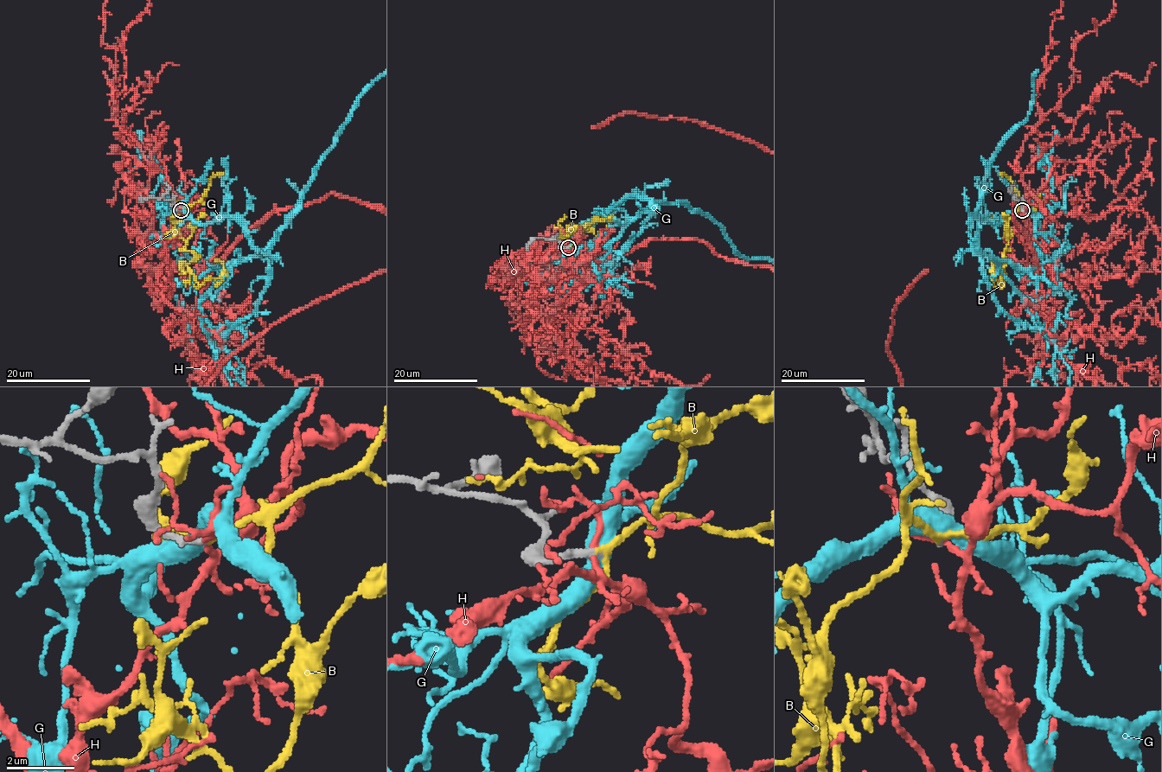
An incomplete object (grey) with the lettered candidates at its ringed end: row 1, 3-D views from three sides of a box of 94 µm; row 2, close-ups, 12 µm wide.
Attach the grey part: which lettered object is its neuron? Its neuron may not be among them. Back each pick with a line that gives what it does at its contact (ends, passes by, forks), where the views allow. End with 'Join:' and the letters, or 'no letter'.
B: it passes by
Join: B

